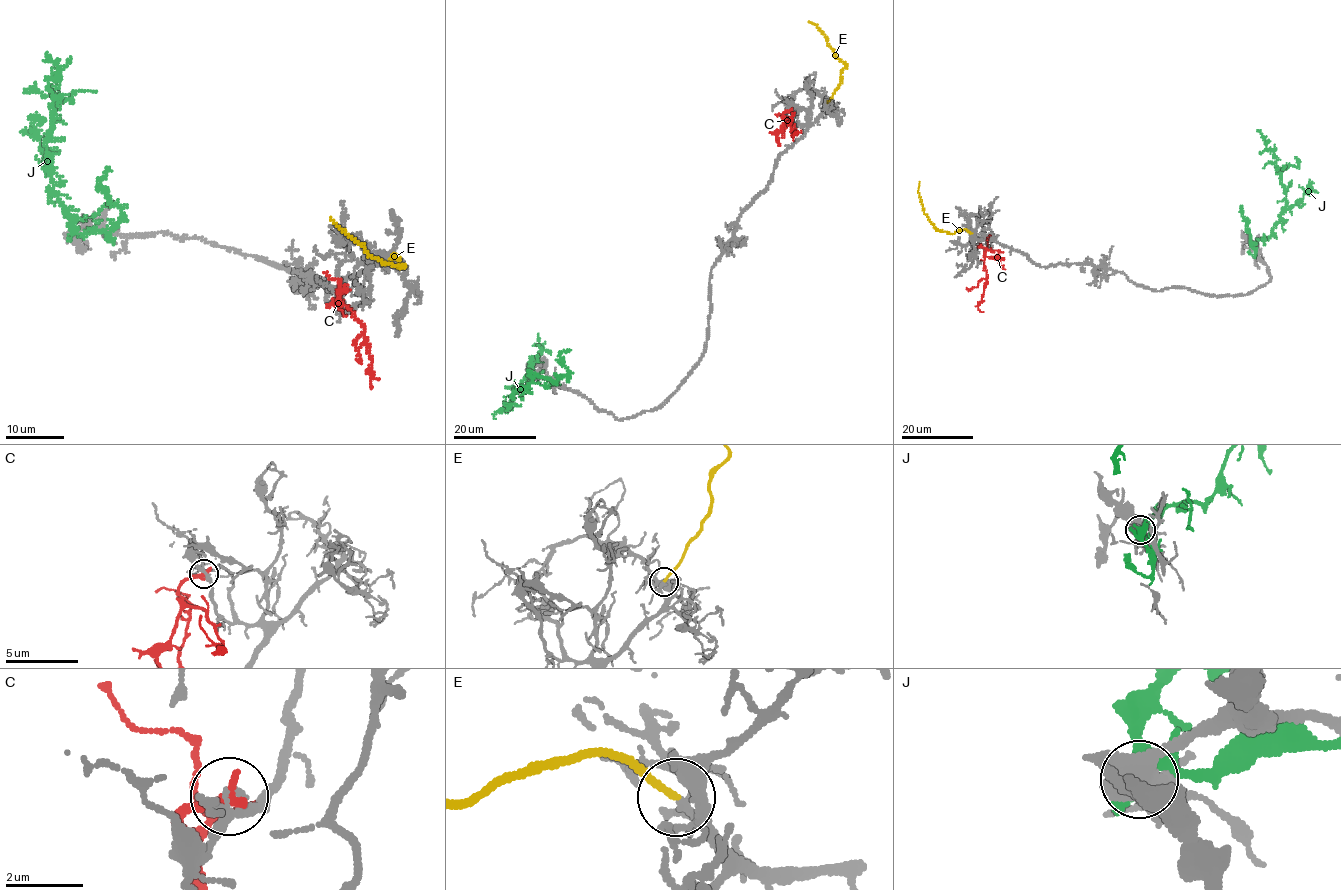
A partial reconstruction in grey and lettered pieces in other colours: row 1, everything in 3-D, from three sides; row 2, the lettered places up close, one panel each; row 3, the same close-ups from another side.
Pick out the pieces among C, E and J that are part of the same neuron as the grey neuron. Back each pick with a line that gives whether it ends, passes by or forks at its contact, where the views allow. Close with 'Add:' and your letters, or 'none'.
E: it ends
Add: E

